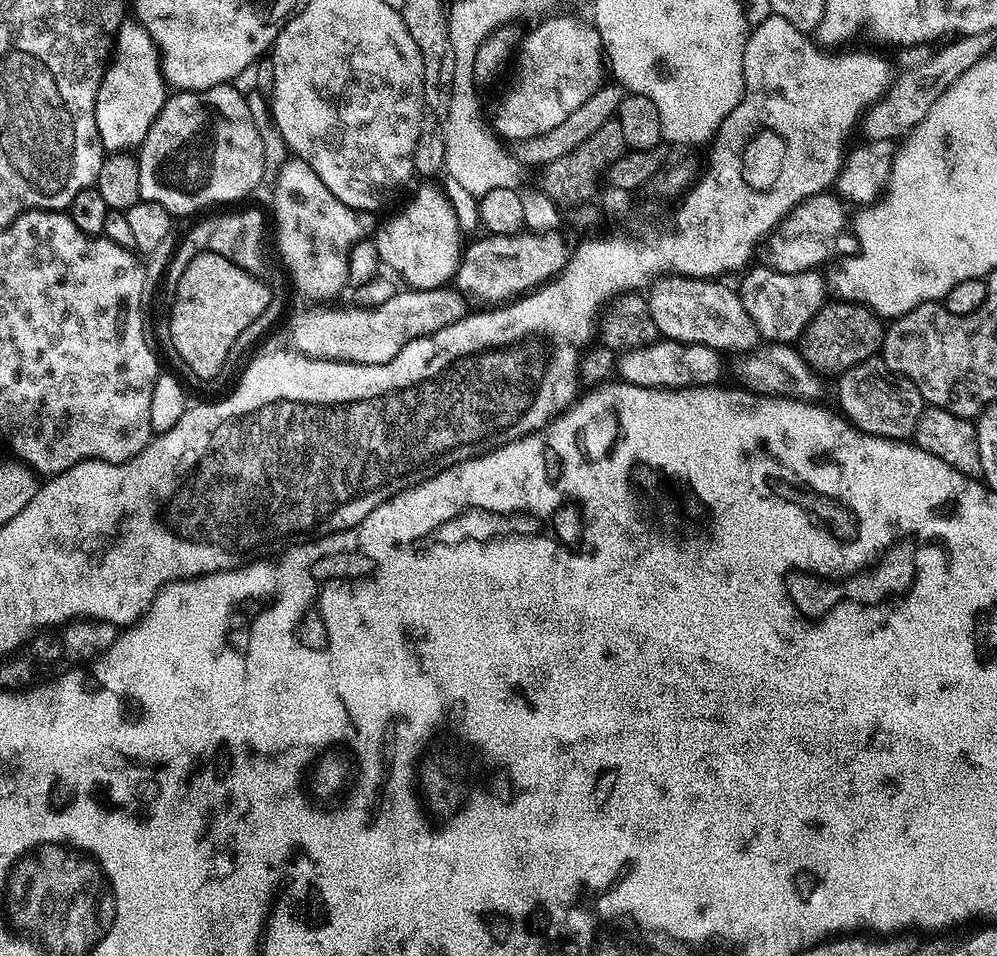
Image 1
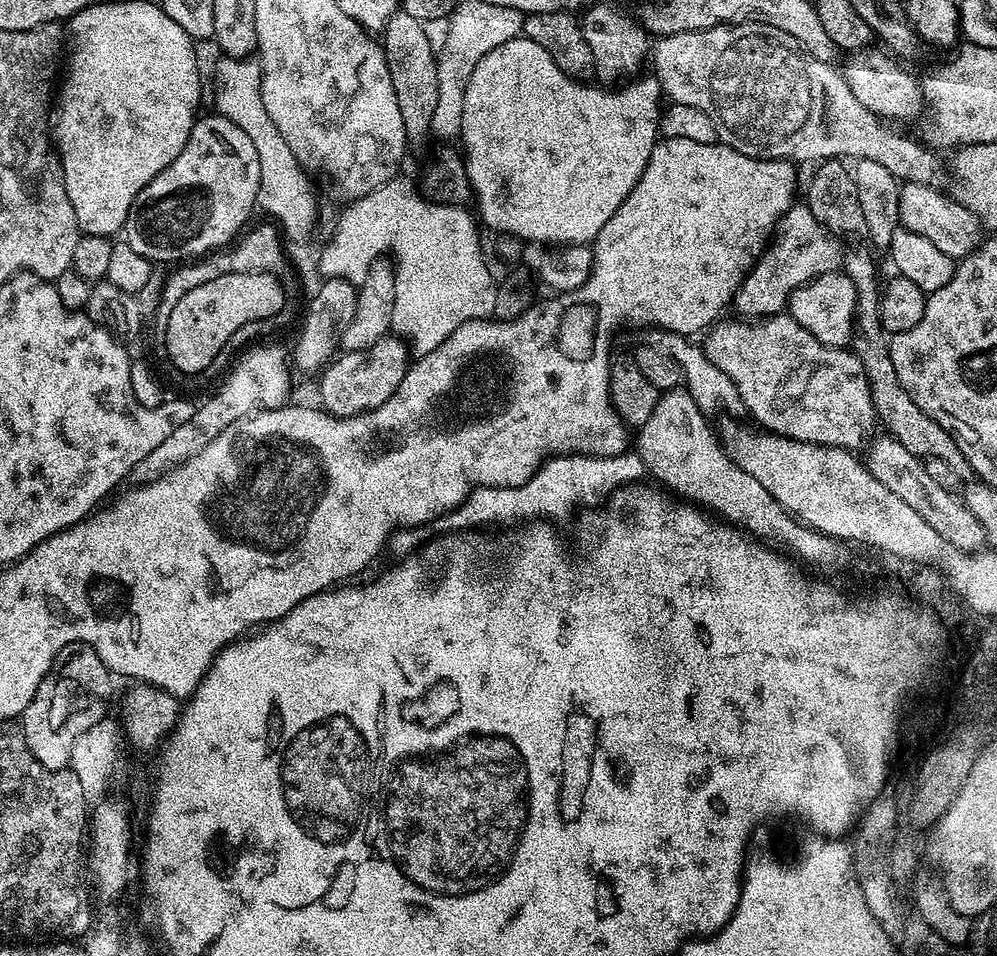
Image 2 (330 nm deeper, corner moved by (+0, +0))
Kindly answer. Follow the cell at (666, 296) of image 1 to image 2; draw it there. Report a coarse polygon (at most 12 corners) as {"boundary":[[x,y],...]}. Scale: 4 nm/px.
{"boundary":[[787,314],[702,347],[763,431],[863,449],[866,370]]}

